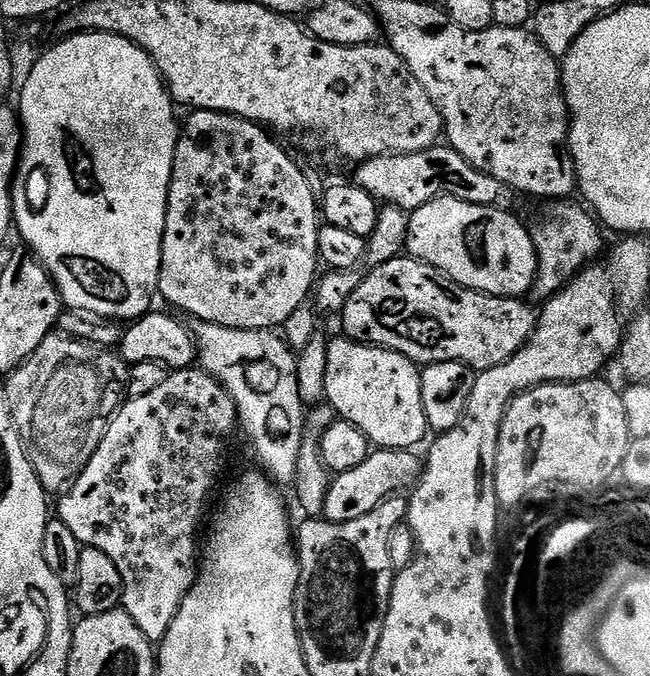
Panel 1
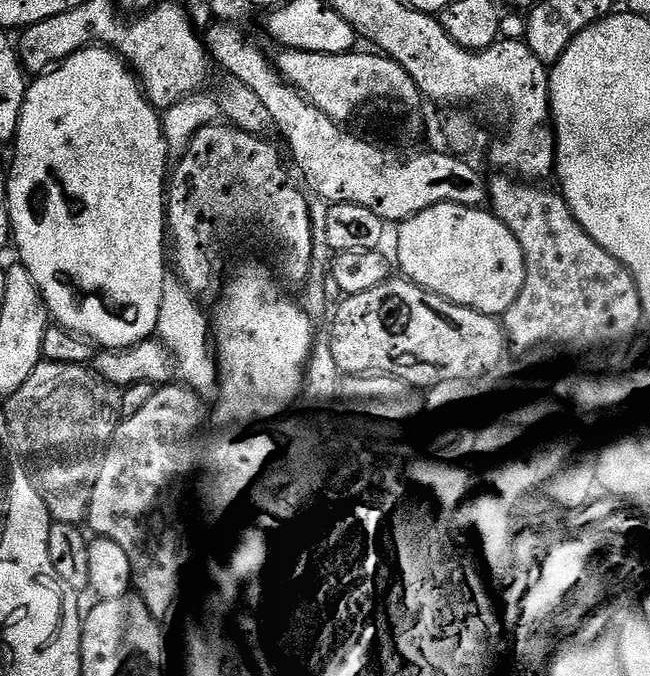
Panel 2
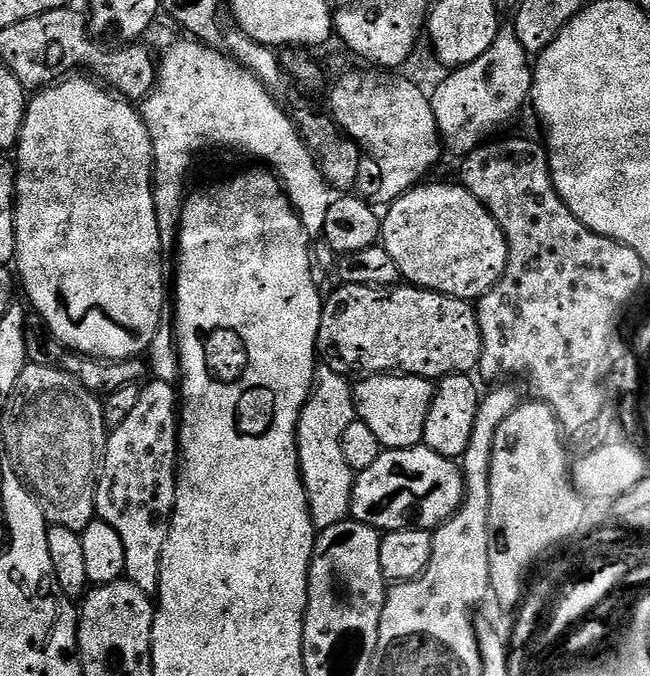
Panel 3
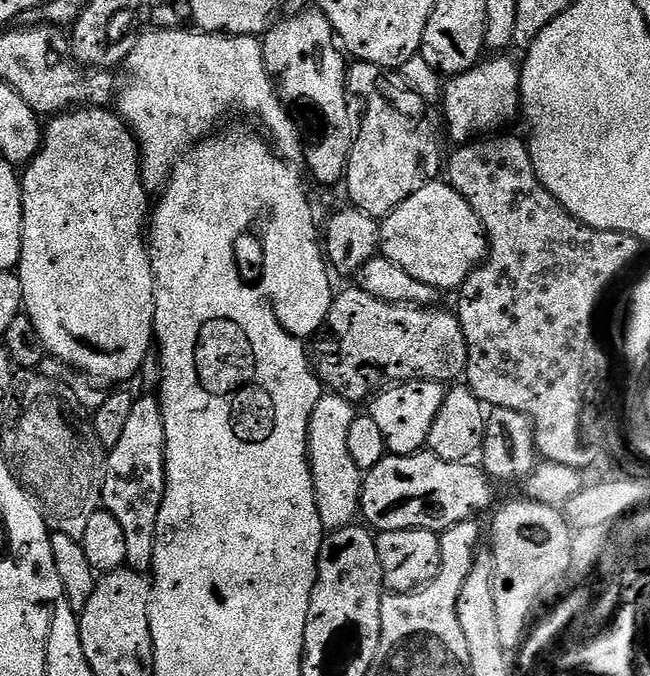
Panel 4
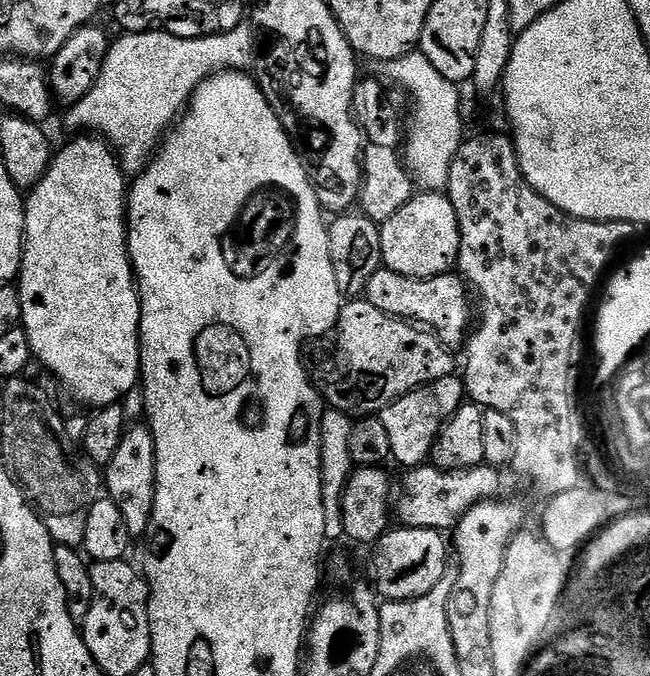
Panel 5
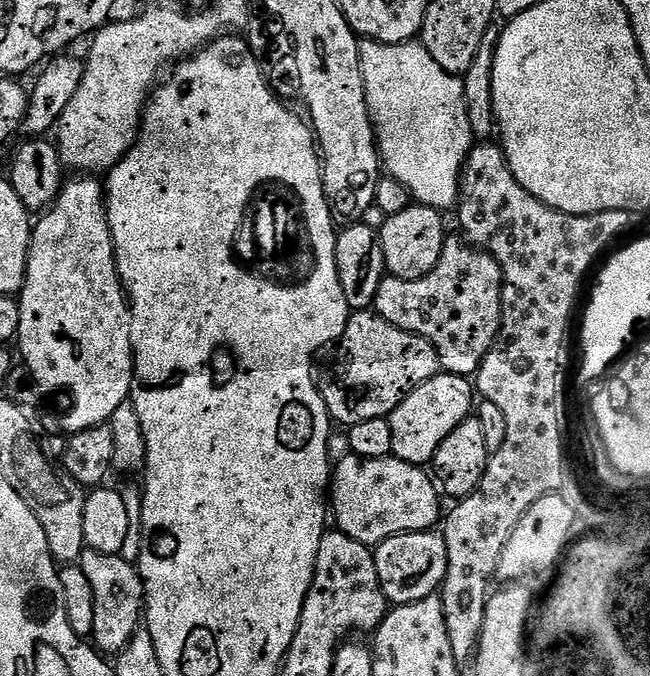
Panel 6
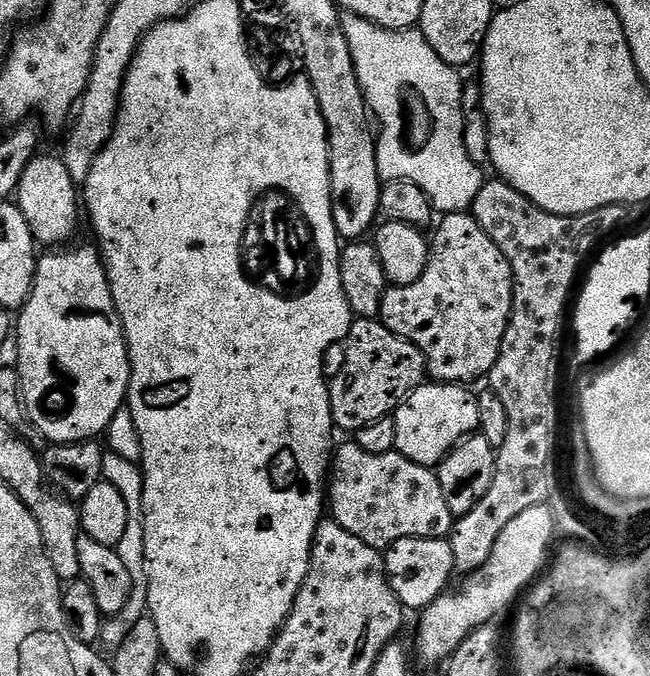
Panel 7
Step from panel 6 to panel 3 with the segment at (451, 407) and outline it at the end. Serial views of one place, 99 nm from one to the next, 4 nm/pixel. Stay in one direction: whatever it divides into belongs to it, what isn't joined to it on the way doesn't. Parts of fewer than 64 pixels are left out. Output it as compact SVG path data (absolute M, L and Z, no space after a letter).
M368 374L357 379L352 389L357 417L374 430L385 448L415 448L424 439L426 414L434 391L433 381L407 374Z

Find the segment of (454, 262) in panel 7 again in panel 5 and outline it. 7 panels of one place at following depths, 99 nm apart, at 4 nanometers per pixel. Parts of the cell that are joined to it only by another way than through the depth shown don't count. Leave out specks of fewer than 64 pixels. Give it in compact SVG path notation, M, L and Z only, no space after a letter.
M382 266L374 278L370 278L366 299L386 314L431 330L447 348L453 350L463 349L474 324L473 297L467 283L456 274L435 276L429 280L411 280Z

